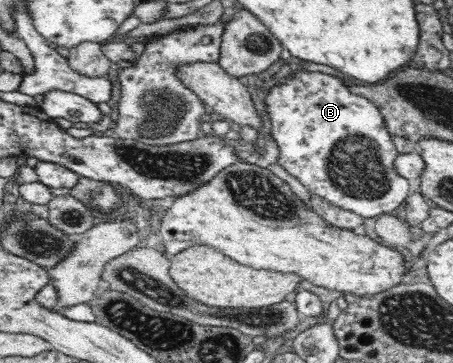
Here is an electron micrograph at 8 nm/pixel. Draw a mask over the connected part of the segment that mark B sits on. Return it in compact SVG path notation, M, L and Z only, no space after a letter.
M299 72L287 84L275 84L264 94L269 131L278 144L278 164L304 184L312 194L365 218L390 213L407 200L409 182L395 171L393 162L399 152L385 127L381 111L364 96L353 94L335 75Z

